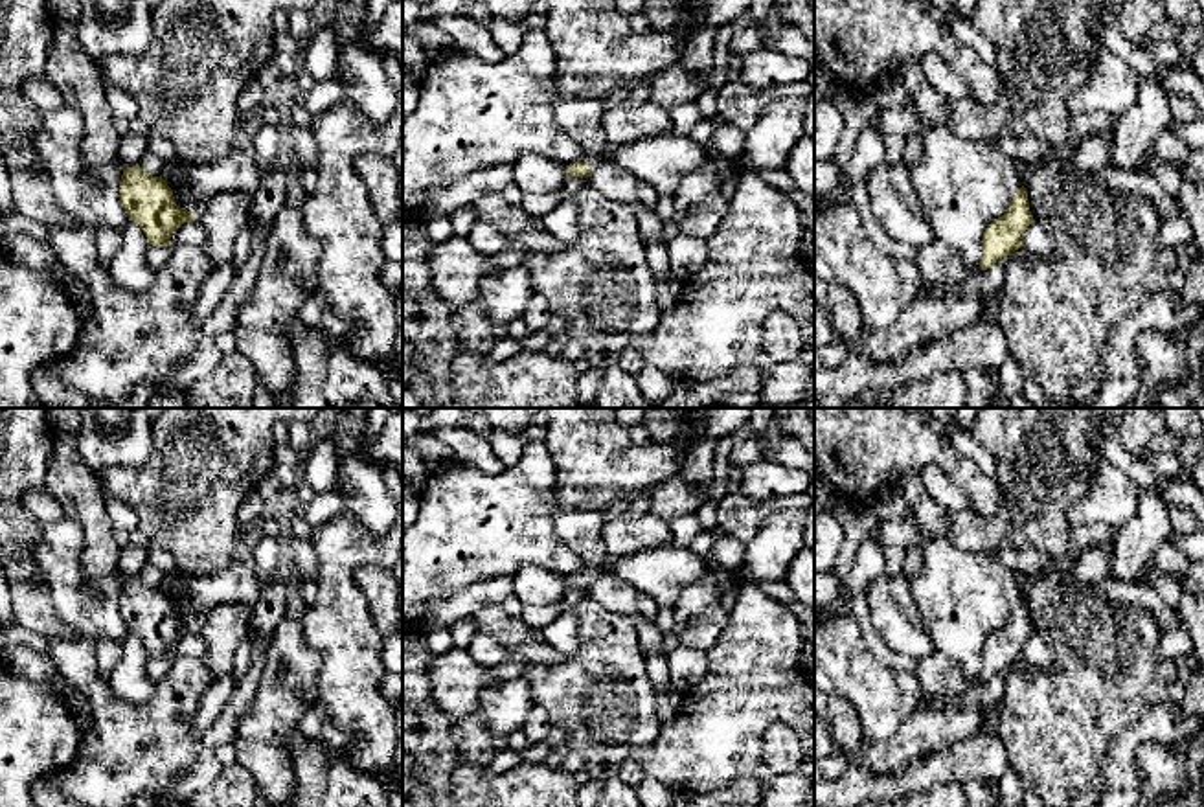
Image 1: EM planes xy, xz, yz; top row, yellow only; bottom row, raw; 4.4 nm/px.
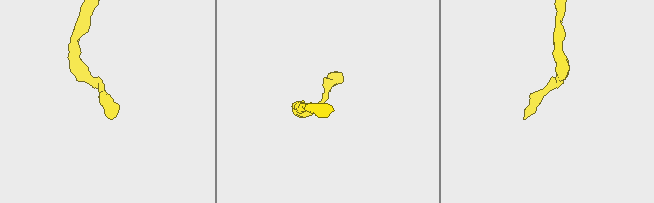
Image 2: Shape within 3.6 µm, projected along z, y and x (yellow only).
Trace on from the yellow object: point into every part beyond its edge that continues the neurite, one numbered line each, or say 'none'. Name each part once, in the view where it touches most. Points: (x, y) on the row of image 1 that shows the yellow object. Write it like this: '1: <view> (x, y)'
none

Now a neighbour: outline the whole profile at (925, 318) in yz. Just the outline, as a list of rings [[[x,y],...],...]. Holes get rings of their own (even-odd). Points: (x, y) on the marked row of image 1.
[[[917,294],[901,316],[882,331],[862,331],[857,355],[886,364],[906,351],[971,325],[985,309],[983,296],[921,296]]]

